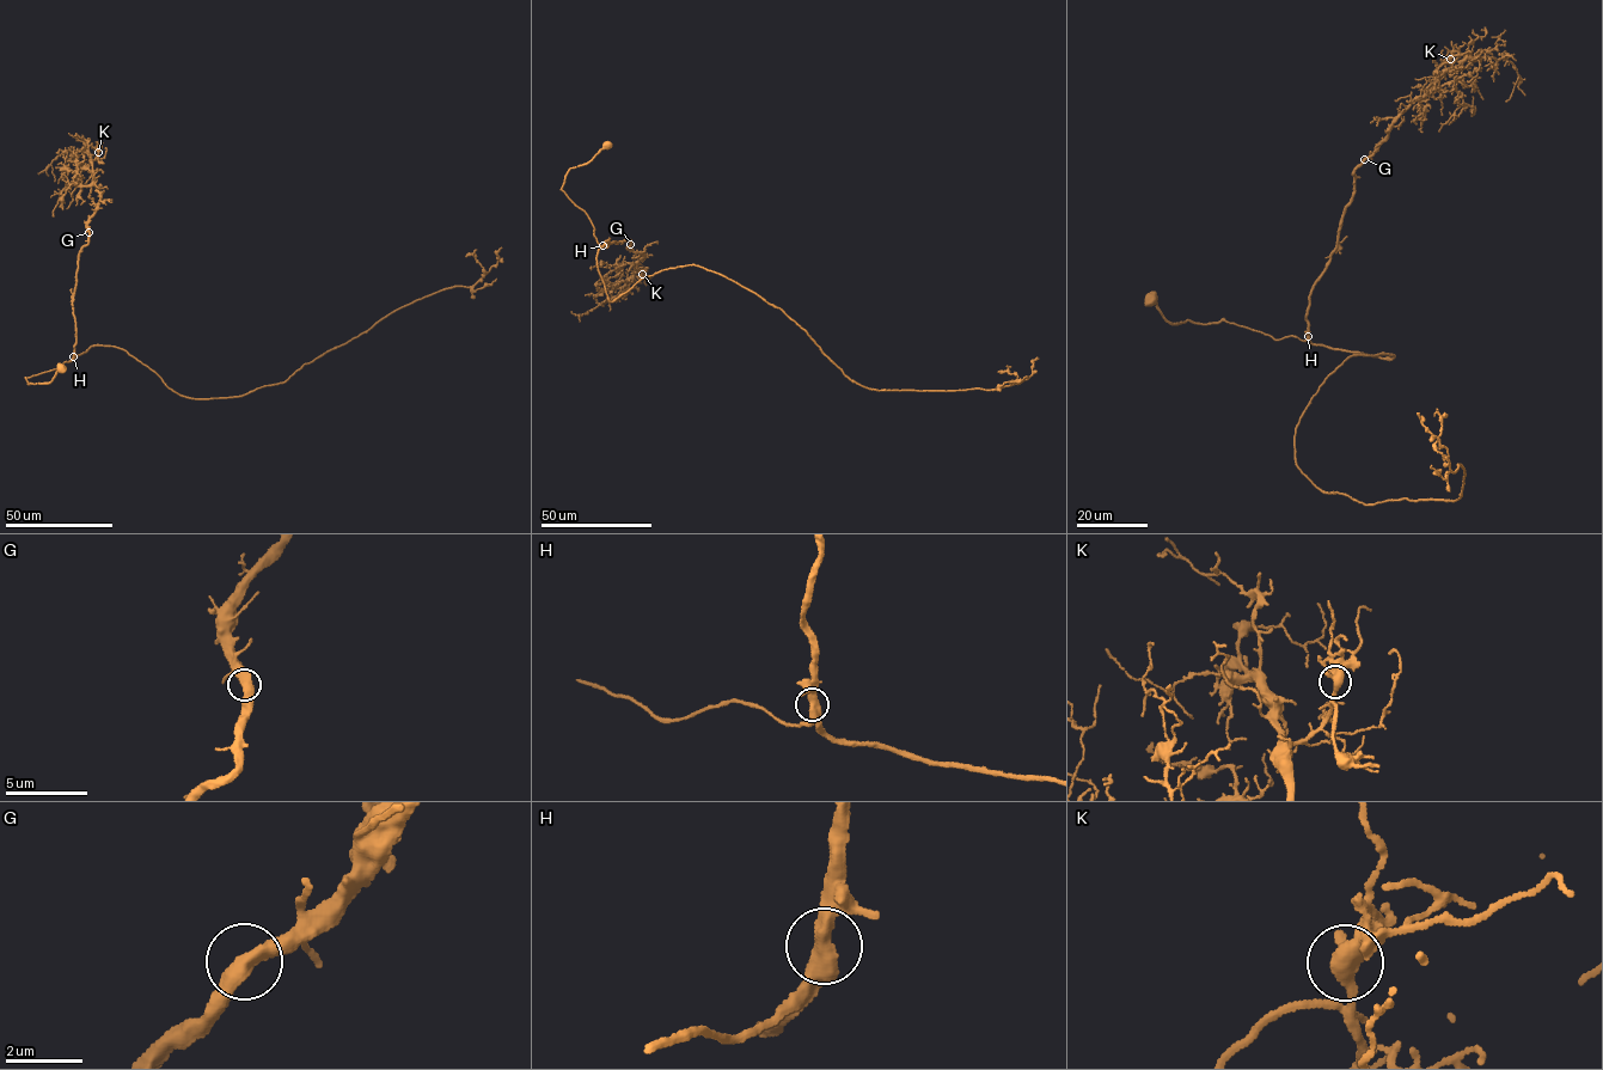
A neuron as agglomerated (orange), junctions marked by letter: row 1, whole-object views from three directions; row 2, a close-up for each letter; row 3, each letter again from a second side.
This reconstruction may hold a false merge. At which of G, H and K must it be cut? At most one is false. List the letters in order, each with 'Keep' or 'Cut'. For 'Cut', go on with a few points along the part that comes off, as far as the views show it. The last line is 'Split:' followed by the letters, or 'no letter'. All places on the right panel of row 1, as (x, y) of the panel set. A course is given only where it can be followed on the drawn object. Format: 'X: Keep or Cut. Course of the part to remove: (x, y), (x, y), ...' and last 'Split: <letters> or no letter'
G: Keep
H: Keep
K: Keep
Split: no letter

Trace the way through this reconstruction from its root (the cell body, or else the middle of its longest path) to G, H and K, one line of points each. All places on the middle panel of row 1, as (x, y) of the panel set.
G: (606, 146), (570, 169), (562, 190), (587, 215), (599, 244), (610, 238), (609, 244), (630, 244)
H: (606, 146), (589, 160), (570, 169), (562, 188), (587, 215), (597, 243), (603, 245)
K: (606, 146), (570, 169), (562, 190), (587, 215), (599, 244), (630, 239), (643, 255), (635, 273), (642, 274)

